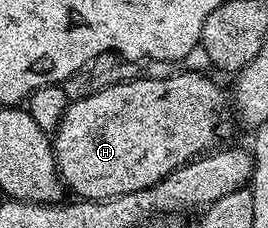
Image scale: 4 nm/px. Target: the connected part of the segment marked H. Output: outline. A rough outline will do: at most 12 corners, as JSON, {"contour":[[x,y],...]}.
{"contour":[[175,70],[72,100],[53,133],[84,200],[216,147],[229,96]]}

